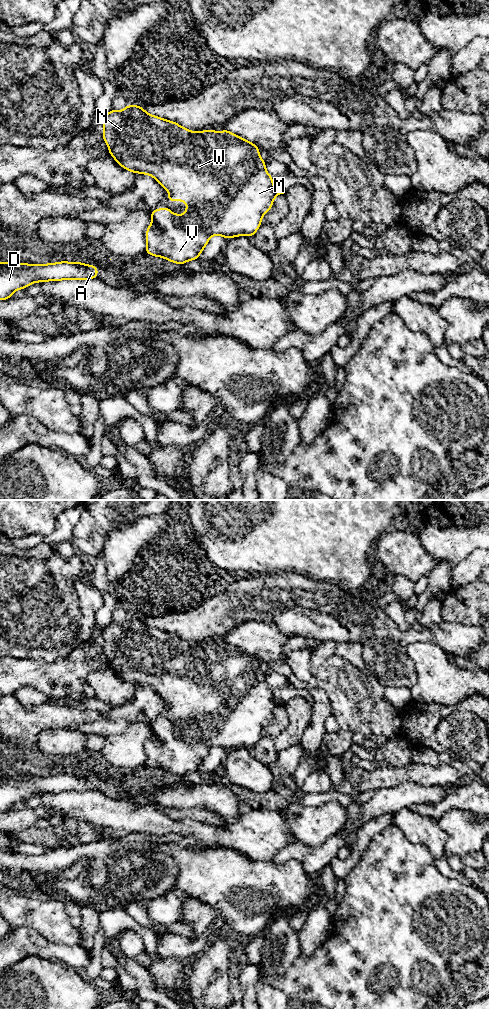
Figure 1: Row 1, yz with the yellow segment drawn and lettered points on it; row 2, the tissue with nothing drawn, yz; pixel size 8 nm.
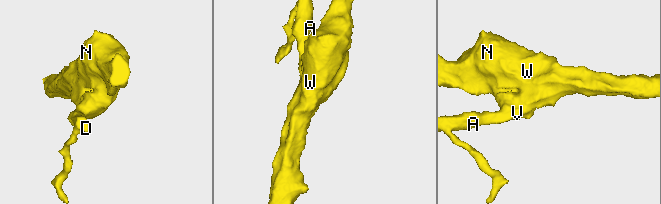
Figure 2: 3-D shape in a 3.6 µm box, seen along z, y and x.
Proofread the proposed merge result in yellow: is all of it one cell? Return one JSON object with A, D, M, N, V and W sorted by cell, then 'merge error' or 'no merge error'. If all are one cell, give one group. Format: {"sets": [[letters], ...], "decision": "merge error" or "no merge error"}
{"sets": [["A", "D", "M", "N", "V", "W"]], "decision": "no merge error"}

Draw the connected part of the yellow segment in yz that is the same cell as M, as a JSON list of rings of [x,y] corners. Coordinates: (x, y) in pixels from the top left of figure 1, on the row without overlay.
[[[128,616],[121,624],[116,621],[111,621],[107,627],[103,628],[103,637],[103,652],[109,659],[108,666],[112,667],[120,678],[132,685],[146,686],[154,689],[155,692],[170,705],[170,708],[165,710],[166,713],[187,714],[187,721],[182,728],[170,723],[168,719],[150,723],[152,733],[151,737],[146,741],[147,759],[145,765],[151,768],[165,770],[170,774],[183,777],[189,772],[197,772],[204,759],[208,756],[210,749],[213,747],[222,747],[226,752],[241,747],[253,749],[261,737],[263,727],[273,718],[274,710],[280,706],[284,706],[283,703],[277,703],[275,701],[273,697],[273,689],[266,684],[265,680],[267,676],[262,672],[258,658],[242,649],[236,648],[226,641],[223,641],[219,645],[216,645],[214,641],[191,644],[189,641],[181,639],[176,634],[168,633],[158,628],[149,627],[143,619]]]

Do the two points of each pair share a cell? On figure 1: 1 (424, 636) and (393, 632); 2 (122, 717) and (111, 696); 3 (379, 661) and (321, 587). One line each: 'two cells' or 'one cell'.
1: one cell
2: two cells
3: two cells

